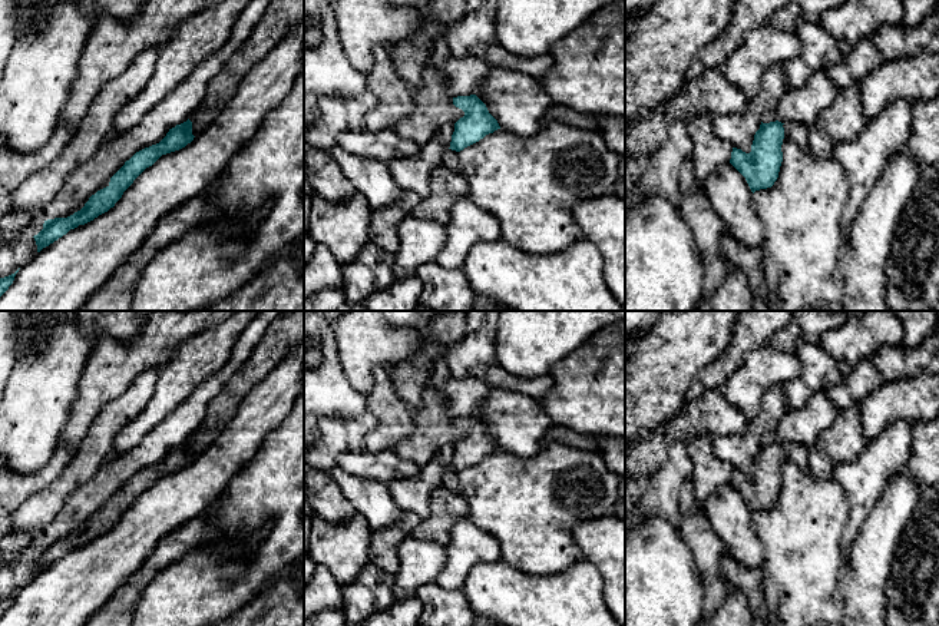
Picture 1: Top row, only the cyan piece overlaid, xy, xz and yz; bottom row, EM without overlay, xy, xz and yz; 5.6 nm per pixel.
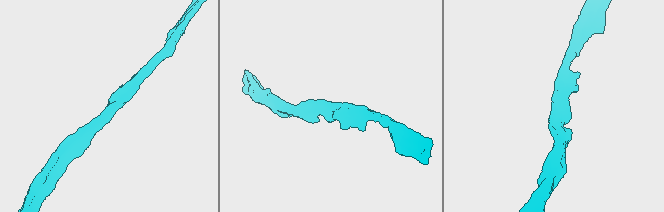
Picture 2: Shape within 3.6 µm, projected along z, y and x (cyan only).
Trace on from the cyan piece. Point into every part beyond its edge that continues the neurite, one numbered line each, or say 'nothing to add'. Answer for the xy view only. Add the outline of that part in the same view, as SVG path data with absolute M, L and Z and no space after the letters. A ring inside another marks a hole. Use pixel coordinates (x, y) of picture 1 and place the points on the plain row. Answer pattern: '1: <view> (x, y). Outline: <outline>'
nothing to add

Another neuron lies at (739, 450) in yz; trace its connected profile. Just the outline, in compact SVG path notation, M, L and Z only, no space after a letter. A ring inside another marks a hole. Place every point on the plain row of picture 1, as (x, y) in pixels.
M773 387L764 394L758 415L748 421L741 434L712 440L714 456L718 460L728 461L733 468L750 474L754 456L761 446L761 435L776 430L784 414L783 387Z

